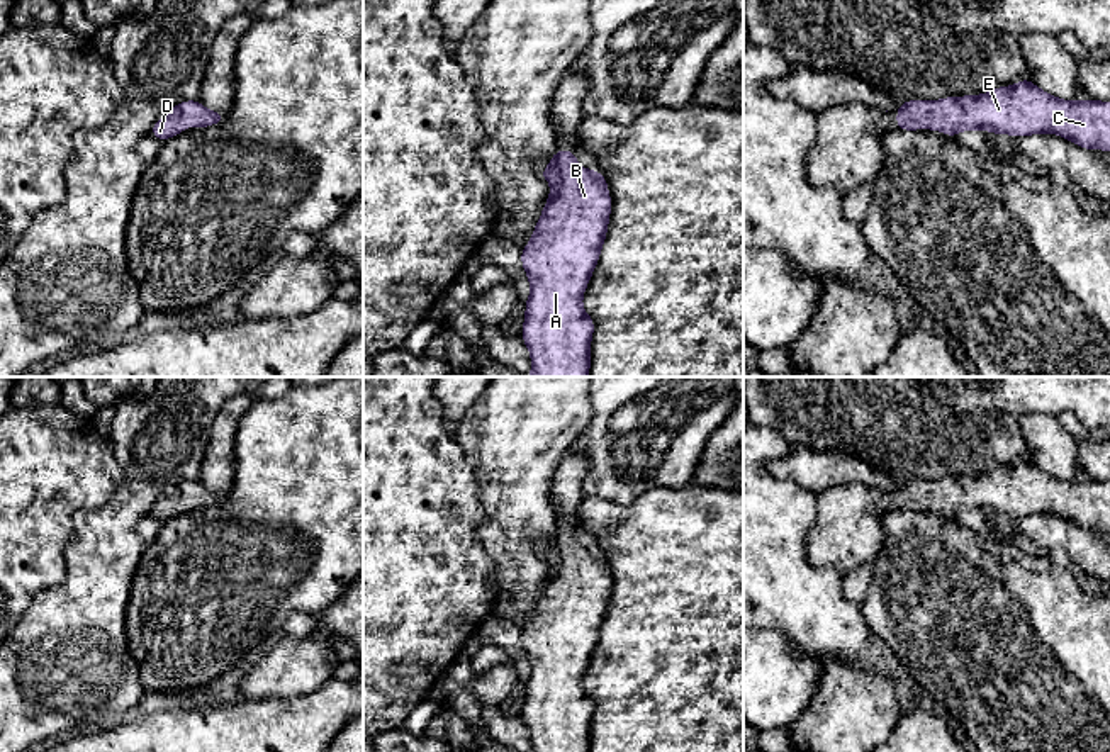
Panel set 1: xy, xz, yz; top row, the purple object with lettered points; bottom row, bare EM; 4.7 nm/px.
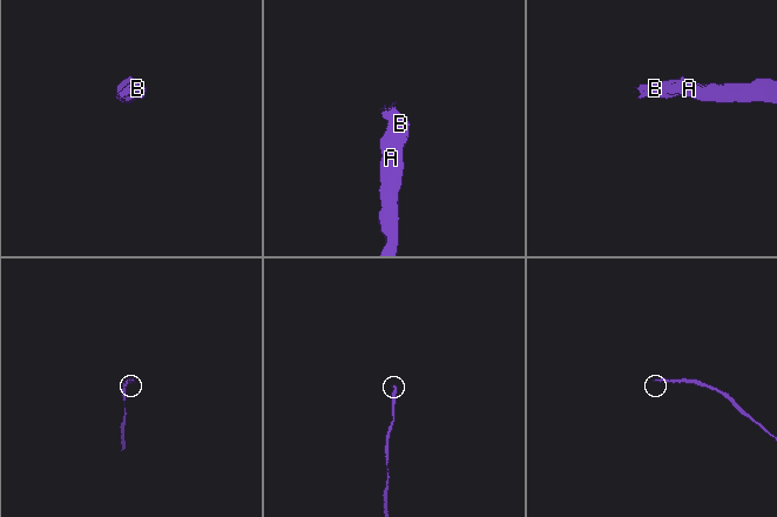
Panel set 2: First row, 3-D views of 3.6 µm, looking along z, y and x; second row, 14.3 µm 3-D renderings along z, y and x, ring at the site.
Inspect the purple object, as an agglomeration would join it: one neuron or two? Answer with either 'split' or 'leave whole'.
leave whole

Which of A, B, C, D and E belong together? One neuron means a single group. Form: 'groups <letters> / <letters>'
groups A B C D E

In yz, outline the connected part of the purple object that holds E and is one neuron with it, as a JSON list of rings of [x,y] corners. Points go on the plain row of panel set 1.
[[[1027,458],[979,475],[906,480],[896,491],[901,511],[932,509],[949,518],[961,511],[1059,514],[1079,528],[1110,531],[1110,482],[1062,480]]]

